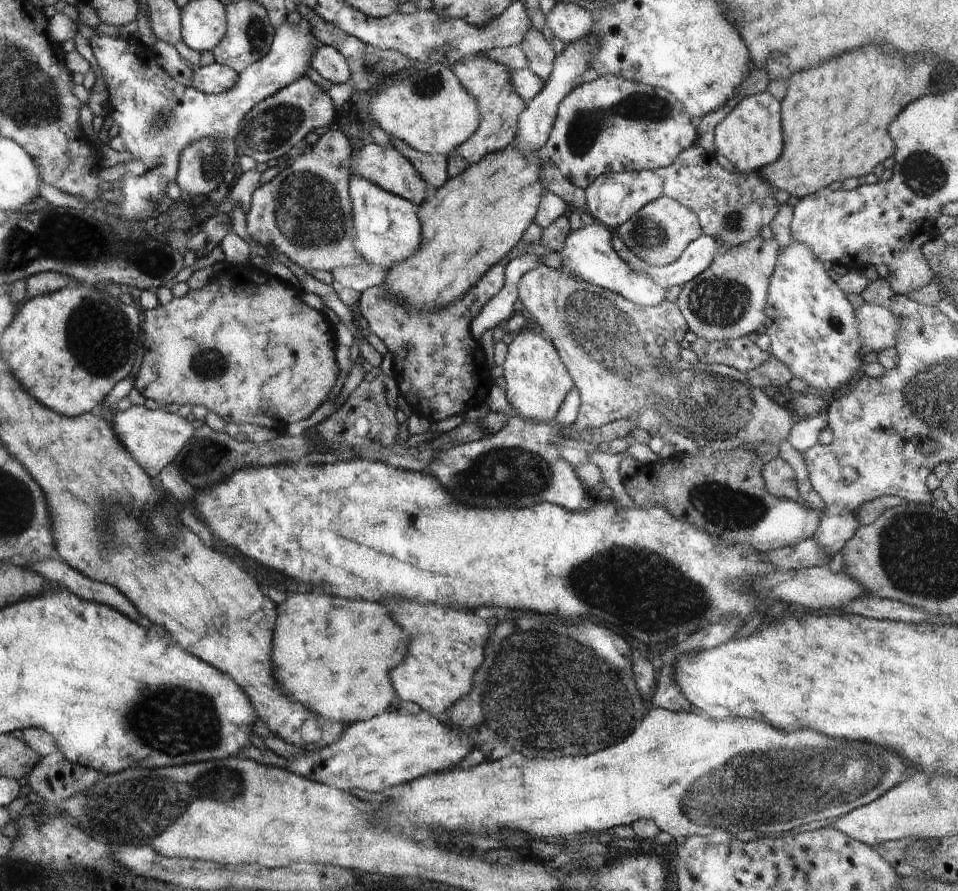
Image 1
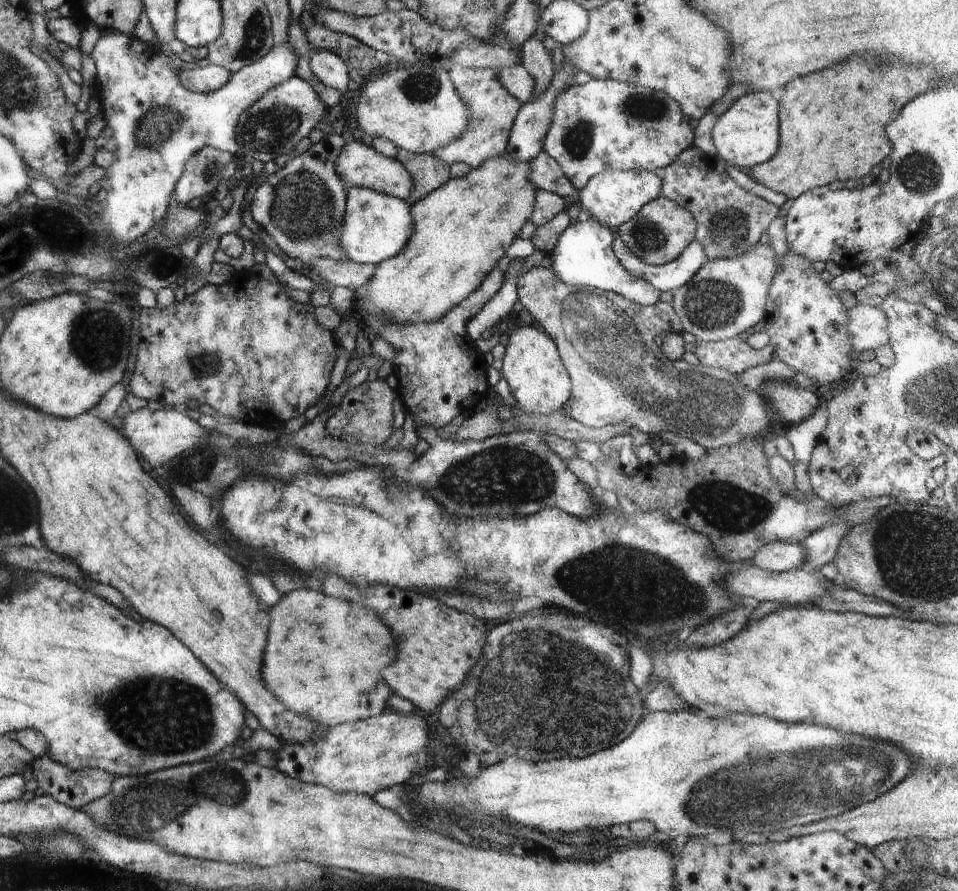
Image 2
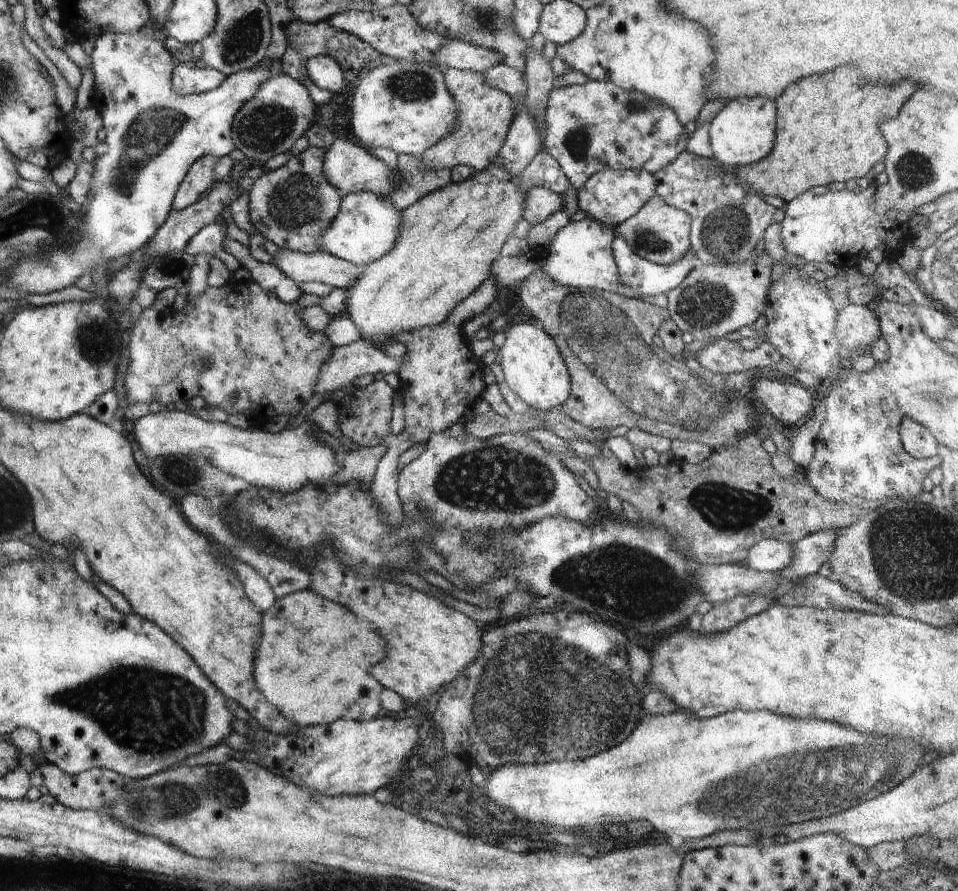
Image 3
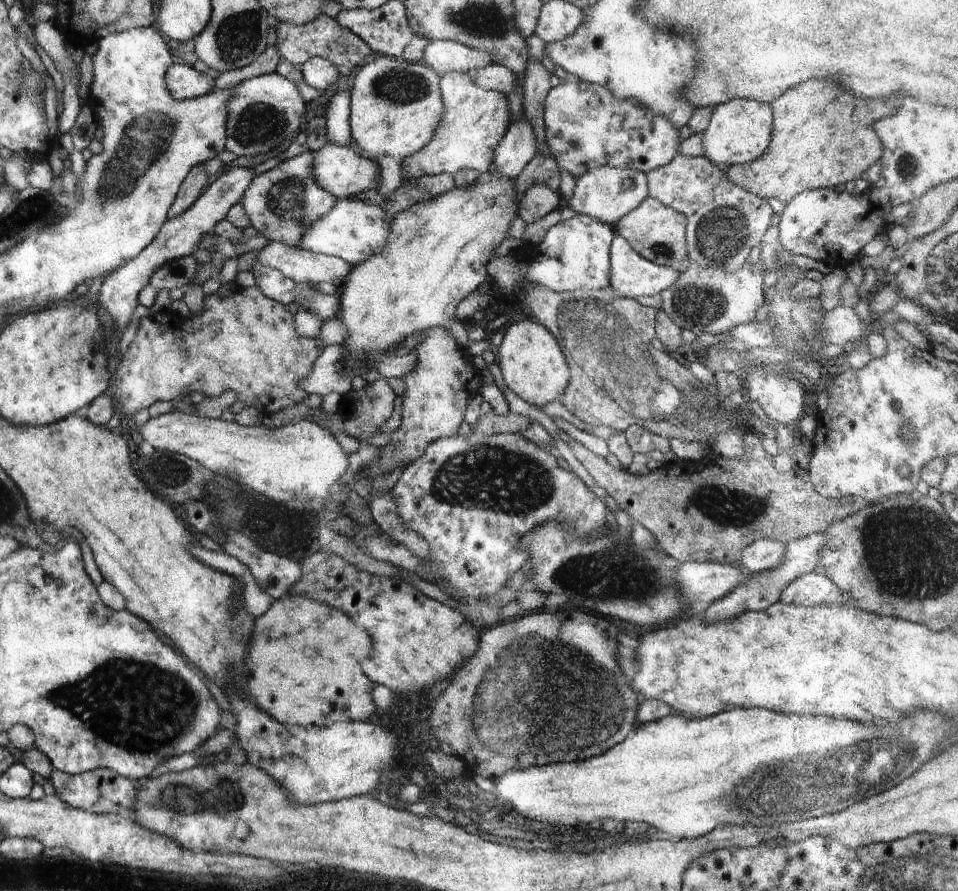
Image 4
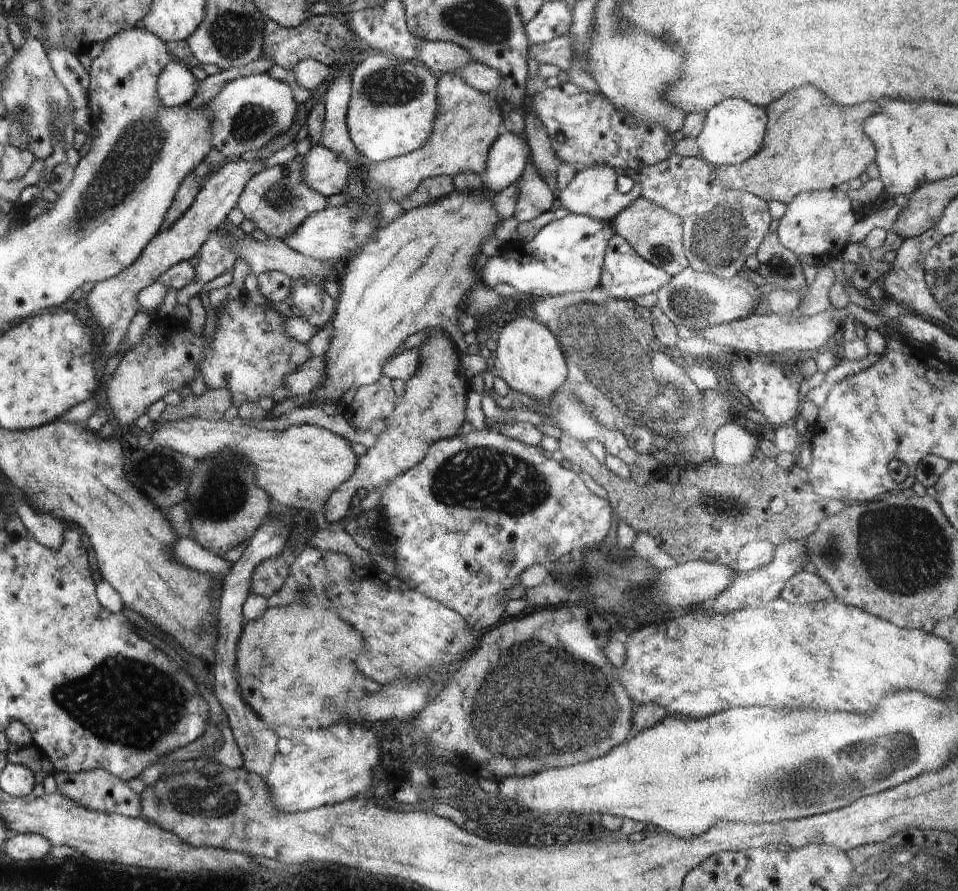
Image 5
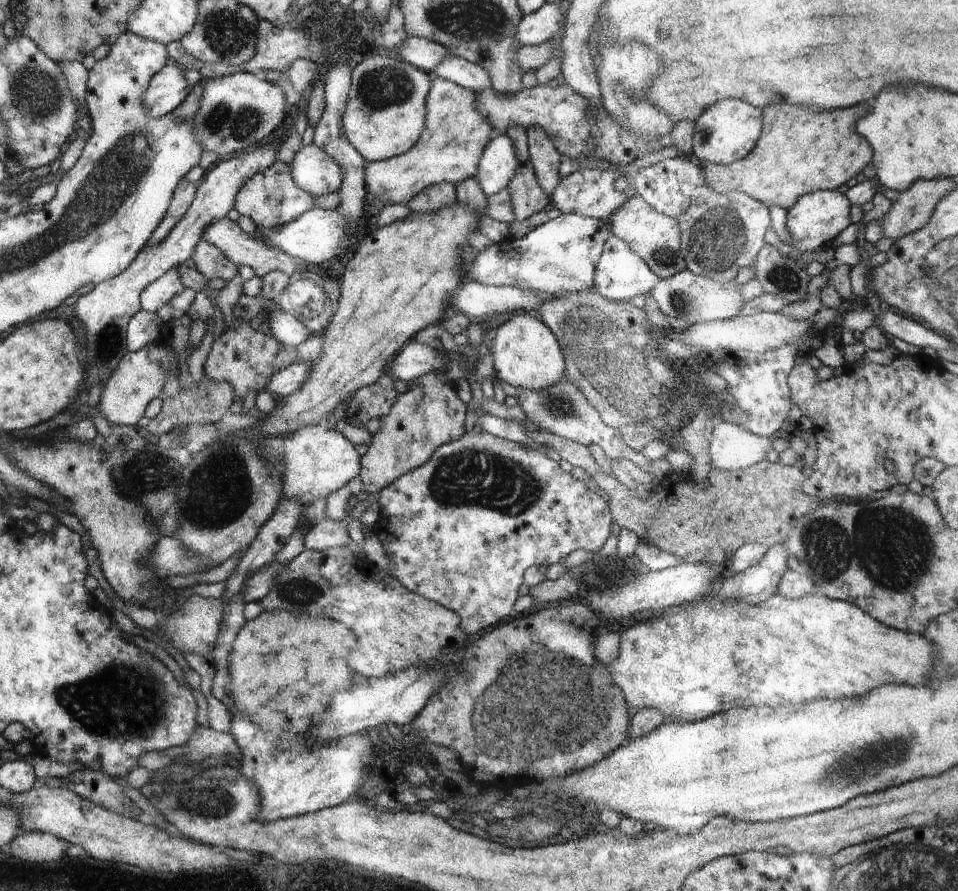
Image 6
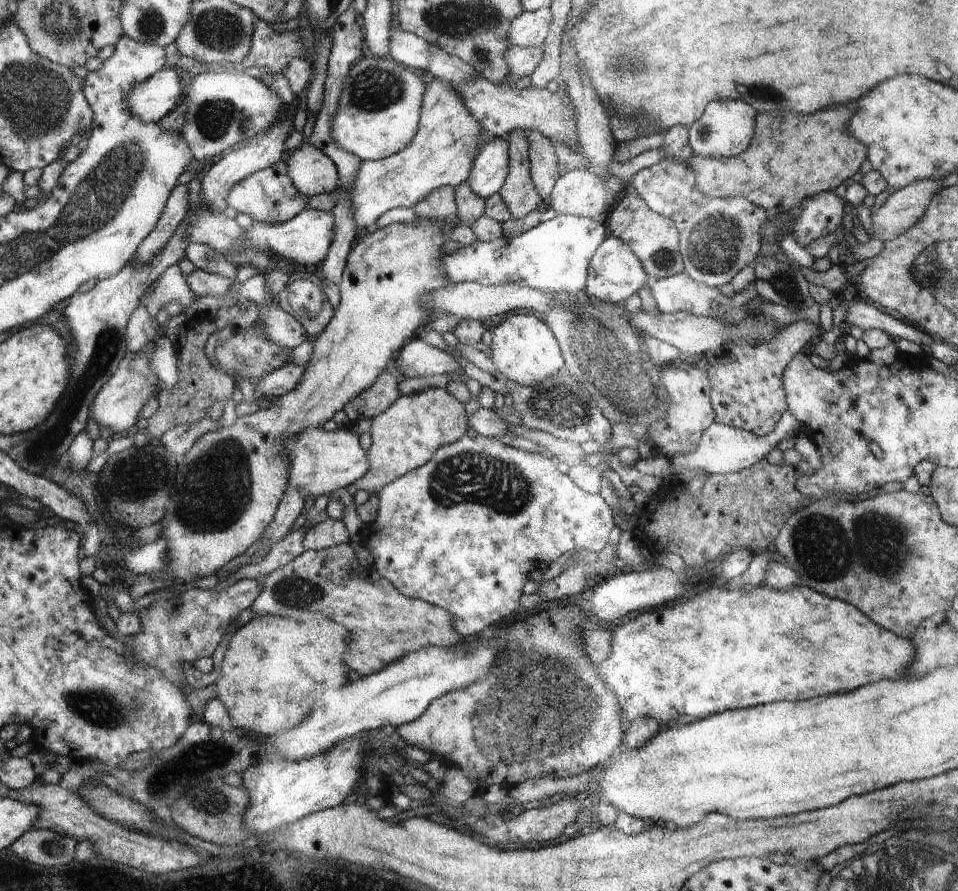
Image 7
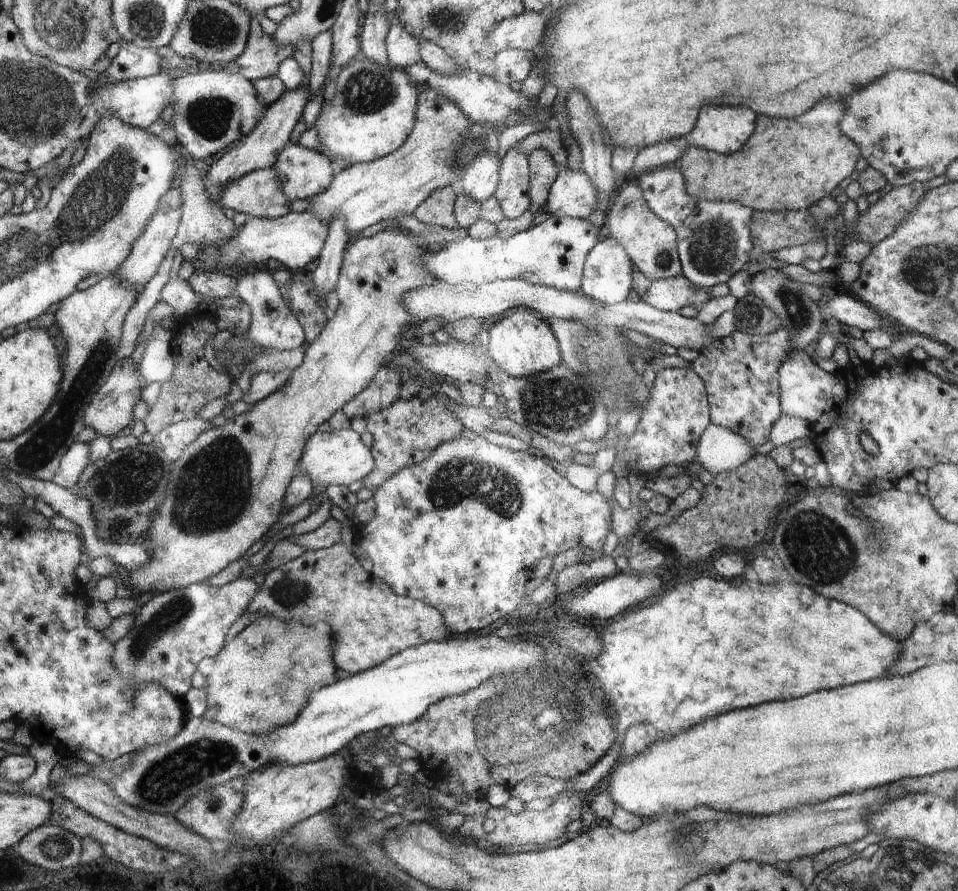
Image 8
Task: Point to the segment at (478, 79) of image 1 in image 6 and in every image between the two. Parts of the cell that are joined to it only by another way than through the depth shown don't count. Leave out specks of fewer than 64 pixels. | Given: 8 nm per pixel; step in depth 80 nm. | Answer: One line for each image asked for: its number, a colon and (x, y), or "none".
2: (493, 109)
3: (486, 113)
4: (476, 119)
5: (467, 123)
6: (456, 134)

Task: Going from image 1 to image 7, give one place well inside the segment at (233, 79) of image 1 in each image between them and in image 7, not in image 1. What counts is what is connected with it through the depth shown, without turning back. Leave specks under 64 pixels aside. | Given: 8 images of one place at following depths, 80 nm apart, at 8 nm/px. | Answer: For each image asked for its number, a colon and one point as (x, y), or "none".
2: (207, 79)
3: (188, 80)
4: (184, 82)
5: (176, 86)
6: (168, 89)
7: (153, 99)

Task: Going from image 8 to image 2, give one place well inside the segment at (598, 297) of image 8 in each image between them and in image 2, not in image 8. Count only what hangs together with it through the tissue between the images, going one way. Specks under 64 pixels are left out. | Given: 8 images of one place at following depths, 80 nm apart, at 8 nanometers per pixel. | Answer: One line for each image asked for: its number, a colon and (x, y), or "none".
2: (672, 275)
3: (647, 278)
4: (632, 275)
5: (626, 274)
6: (621, 274)
7: (616, 273)

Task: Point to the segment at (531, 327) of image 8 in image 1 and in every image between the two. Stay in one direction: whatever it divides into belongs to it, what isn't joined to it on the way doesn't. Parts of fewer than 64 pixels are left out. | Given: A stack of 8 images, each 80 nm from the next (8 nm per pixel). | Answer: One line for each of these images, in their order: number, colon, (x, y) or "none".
1: (538, 381)
2: (538, 379)
3: (534, 369)
4: (534, 369)
5: (528, 358)
6: (526, 354)
7: (524, 350)

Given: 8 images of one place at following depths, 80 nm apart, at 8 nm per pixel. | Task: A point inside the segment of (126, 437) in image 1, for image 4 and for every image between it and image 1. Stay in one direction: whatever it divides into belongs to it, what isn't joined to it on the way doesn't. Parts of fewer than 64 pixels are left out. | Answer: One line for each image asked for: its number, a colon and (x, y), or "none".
2: (160, 435)
3: (285, 461)
4: (295, 465)

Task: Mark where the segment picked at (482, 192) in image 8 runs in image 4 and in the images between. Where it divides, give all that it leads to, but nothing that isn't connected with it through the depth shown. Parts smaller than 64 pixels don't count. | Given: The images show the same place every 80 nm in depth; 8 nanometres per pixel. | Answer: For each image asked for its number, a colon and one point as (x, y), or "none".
4: (519, 146)
5: (509, 155)
6: (499, 164)
7: (491, 166)

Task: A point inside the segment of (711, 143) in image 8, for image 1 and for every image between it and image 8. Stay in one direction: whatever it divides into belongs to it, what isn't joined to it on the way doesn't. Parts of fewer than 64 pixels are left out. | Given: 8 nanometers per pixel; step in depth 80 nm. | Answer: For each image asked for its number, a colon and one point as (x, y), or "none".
1: (751, 137)
2: (747, 134)
3: (742, 133)
4: (739, 131)
5: (733, 132)
6: (727, 131)
7: (726, 130)

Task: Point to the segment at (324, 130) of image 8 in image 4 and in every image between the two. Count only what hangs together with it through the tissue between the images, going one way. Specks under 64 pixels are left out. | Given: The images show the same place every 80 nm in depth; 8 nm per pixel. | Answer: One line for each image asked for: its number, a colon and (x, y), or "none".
4: (396, 106)
5: (393, 107)
6: (386, 111)
7: (380, 106)

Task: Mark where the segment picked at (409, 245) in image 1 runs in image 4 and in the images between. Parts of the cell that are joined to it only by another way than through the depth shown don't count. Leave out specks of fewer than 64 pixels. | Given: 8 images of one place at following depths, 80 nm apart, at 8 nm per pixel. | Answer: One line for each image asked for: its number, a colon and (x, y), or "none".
2: (377, 227)
3: (367, 228)
4: (354, 230)

